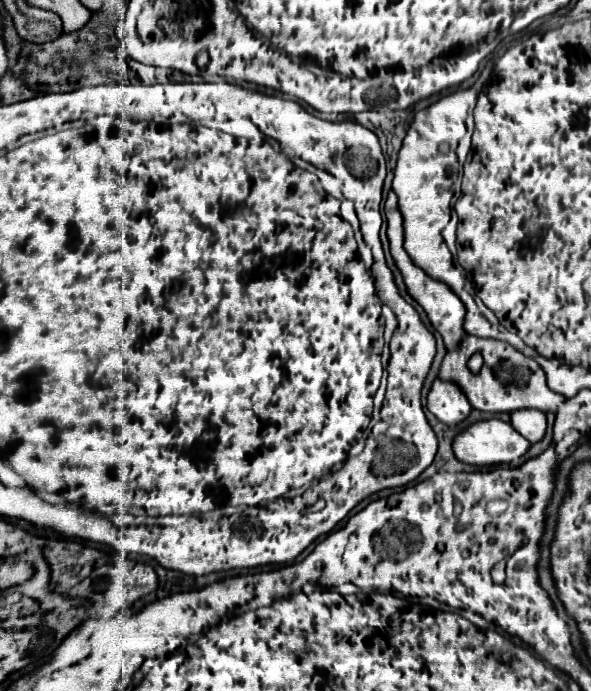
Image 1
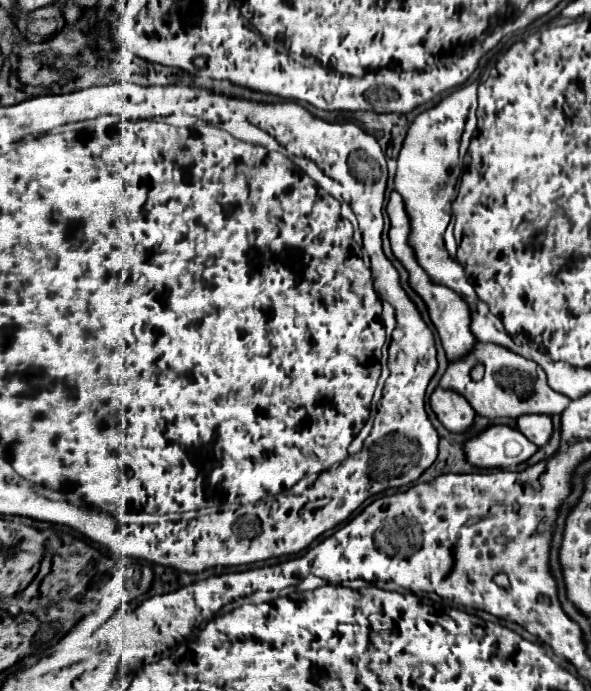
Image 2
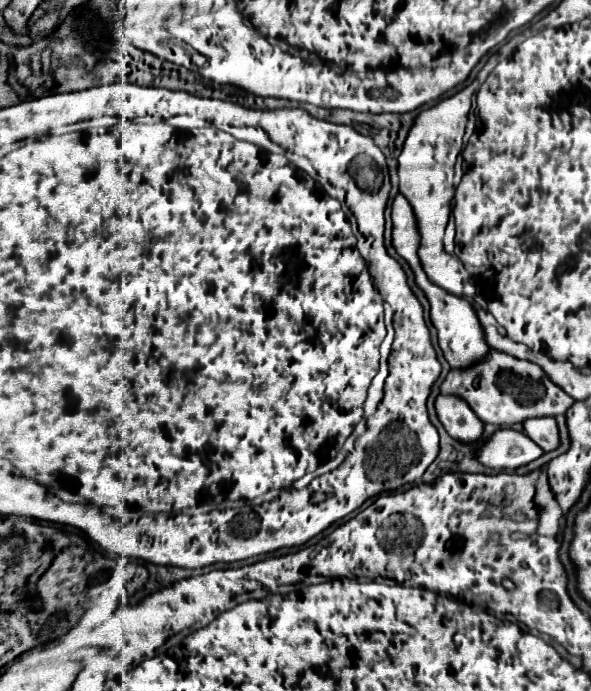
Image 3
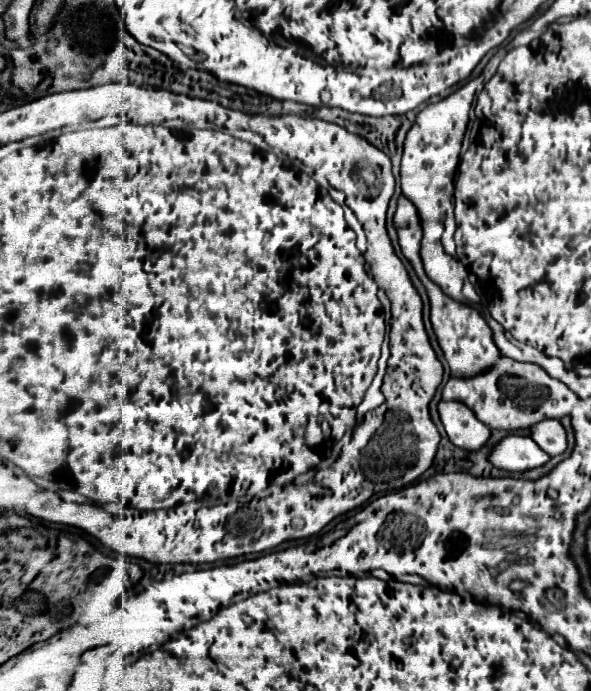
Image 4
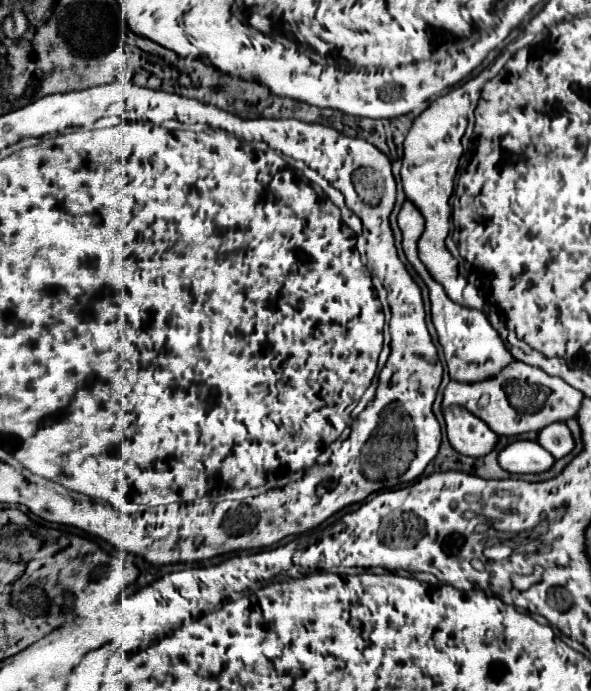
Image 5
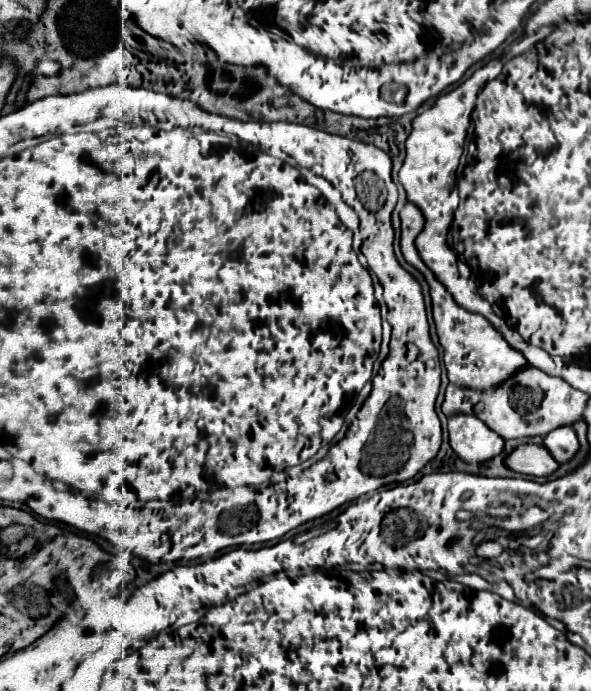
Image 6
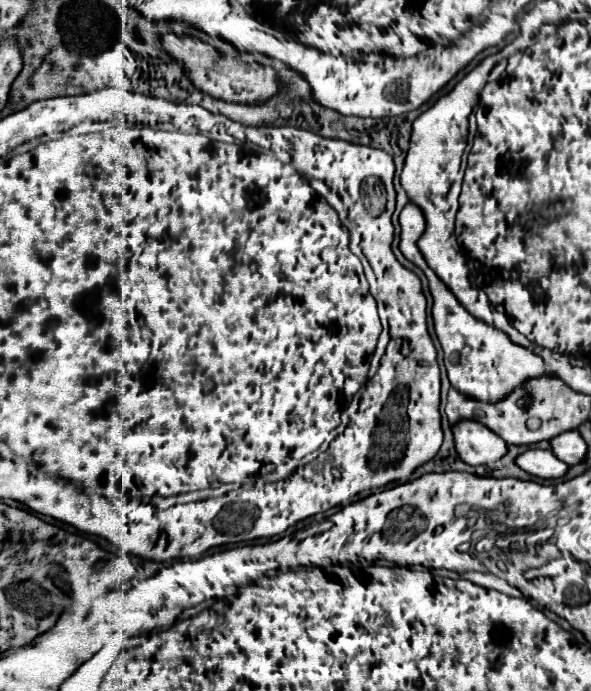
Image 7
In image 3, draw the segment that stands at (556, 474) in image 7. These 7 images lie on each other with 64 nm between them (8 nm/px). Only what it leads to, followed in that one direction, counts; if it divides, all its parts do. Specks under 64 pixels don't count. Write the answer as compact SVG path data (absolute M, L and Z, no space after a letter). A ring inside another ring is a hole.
M498 430L478 452L478 460L494 470L516 470L538 460L544 454L526 434L516 430Z

